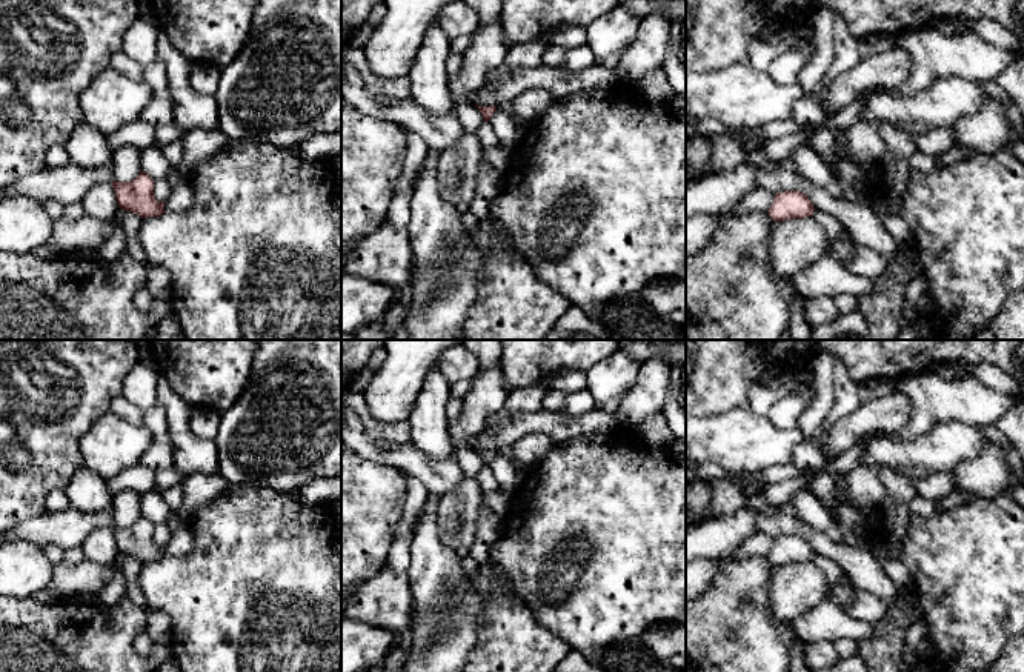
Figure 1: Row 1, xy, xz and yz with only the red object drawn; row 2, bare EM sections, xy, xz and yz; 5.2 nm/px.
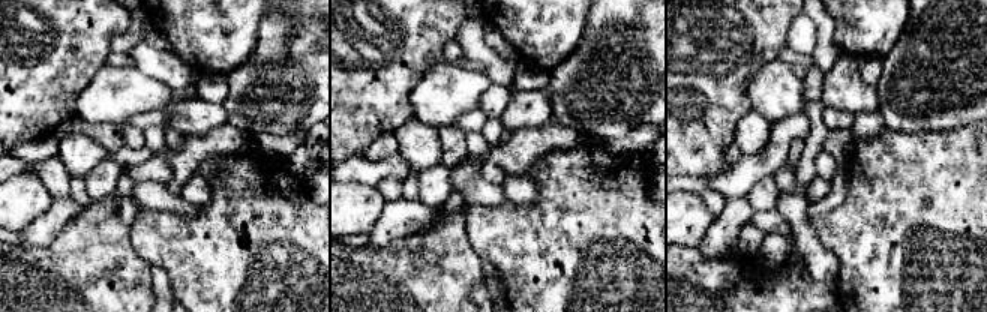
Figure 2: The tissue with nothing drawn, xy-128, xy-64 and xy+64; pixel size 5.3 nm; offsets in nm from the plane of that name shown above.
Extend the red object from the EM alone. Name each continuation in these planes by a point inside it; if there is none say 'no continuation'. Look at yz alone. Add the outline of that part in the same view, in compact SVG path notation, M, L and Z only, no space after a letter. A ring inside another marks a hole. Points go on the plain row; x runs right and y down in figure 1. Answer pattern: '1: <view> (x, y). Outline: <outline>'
no continuation

